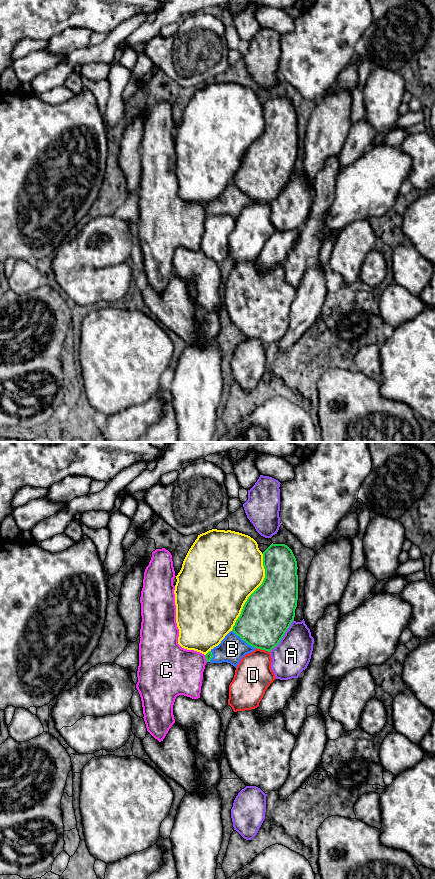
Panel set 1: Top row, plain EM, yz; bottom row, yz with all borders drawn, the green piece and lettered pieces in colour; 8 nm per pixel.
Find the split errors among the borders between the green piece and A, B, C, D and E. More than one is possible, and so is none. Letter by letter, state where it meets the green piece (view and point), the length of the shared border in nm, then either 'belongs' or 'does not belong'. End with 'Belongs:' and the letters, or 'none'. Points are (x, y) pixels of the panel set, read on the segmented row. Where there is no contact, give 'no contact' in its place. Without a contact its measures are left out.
A: meets green in yz at (283, 635); contact 320 nm long; does not belong
B: meets green in yz at (244, 640); contact 240 nm long; belongs
C: meets green in yz at (205, 657); contact 60 nm long; does not belong
D: meets green in yz at (263, 649); contact 120 nm long; does not belong
E: meets green in yz at (253, 592); contact 650 nm long; does not belong
Belongs: B

